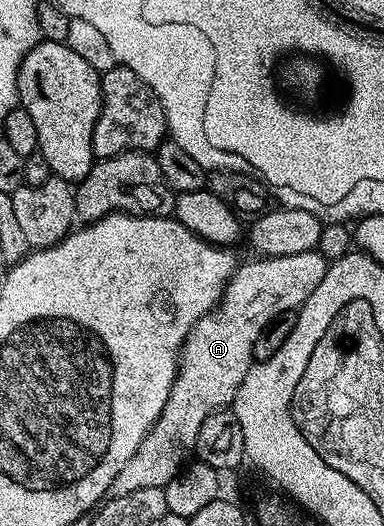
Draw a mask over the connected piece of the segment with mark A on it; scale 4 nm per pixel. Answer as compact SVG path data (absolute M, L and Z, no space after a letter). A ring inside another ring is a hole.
M318 250L290 253L286 257L262 256L254 260L245 266L244 263L237 265L215 310L202 316L186 336L170 396L158 420L148 429L142 444L138 444L138 452L134 452L134 456L126 460L122 472L114 476L114 484L108 489L111 497L126 496L142 488L163 488L181 472L196 449L202 420L216 410L231 407L234 402L243 377L254 363L252 349L259 333L274 316L301 307L322 282L329 267L328 260Z

